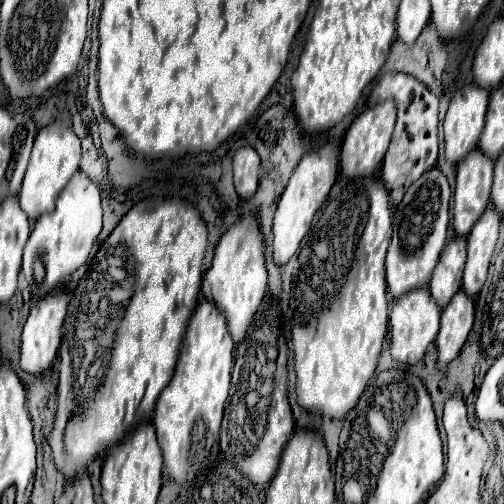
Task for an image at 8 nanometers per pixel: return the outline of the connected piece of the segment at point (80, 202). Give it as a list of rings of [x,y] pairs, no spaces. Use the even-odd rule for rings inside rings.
[[[76,172],[64,192],[60,192],[56,200],[56,208],[52,212],[46,212],[36,220],[34,230],[26,242],[24,248],[24,260],[22,260],[22,272],[26,276],[26,282],[34,296],[42,298],[48,292],[52,292],[60,282],[64,282],[72,272],[76,272],[88,258],[92,244],[96,242],[98,234],[102,230],[102,206],[100,206],[100,190],[98,186],[84,174]],[[34,256],[40,256],[46,276],[42,284],[36,284],[32,278],[32,262]]]

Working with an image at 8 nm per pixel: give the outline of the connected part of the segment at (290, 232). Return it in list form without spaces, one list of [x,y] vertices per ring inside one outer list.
[[[326,142],[322,148],[318,150],[310,150],[302,156],[302,160],[298,162],[290,182],[286,184],[284,194],[280,196],[278,202],[278,210],[274,214],[274,226],[272,226],[272,234],[274,234],[274,262],[278,266],[286,264],[294,252],[298,250],[302,238],[306,236],[306,232],[310,230],[312,218],[316,214],[316,210],[324,204],[332,184],[336,182],[336,174],[338,174],[338,146],[332,142]]]

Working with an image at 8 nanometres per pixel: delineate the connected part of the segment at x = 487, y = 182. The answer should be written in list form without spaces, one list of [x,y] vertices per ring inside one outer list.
[[[478,148],[458,164],[454,190],[454,230],[458,236],[468,236],[486,210],[490,200],[492,168],[494,160],[484,156]]]

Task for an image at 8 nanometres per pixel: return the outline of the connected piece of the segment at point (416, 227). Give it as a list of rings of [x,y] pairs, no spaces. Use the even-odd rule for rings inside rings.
[[[432,168],[424,172],[408,188],[402,202],[398,204],[396,214],[394,214],[392,242],[386,254],[386,282],[388,282],[388,292],[392,298],[400,298],[412,288],[422,288],[430,282],[432,270],[446,244],[448,202],[450,202],[448,180],[438,168]]]

